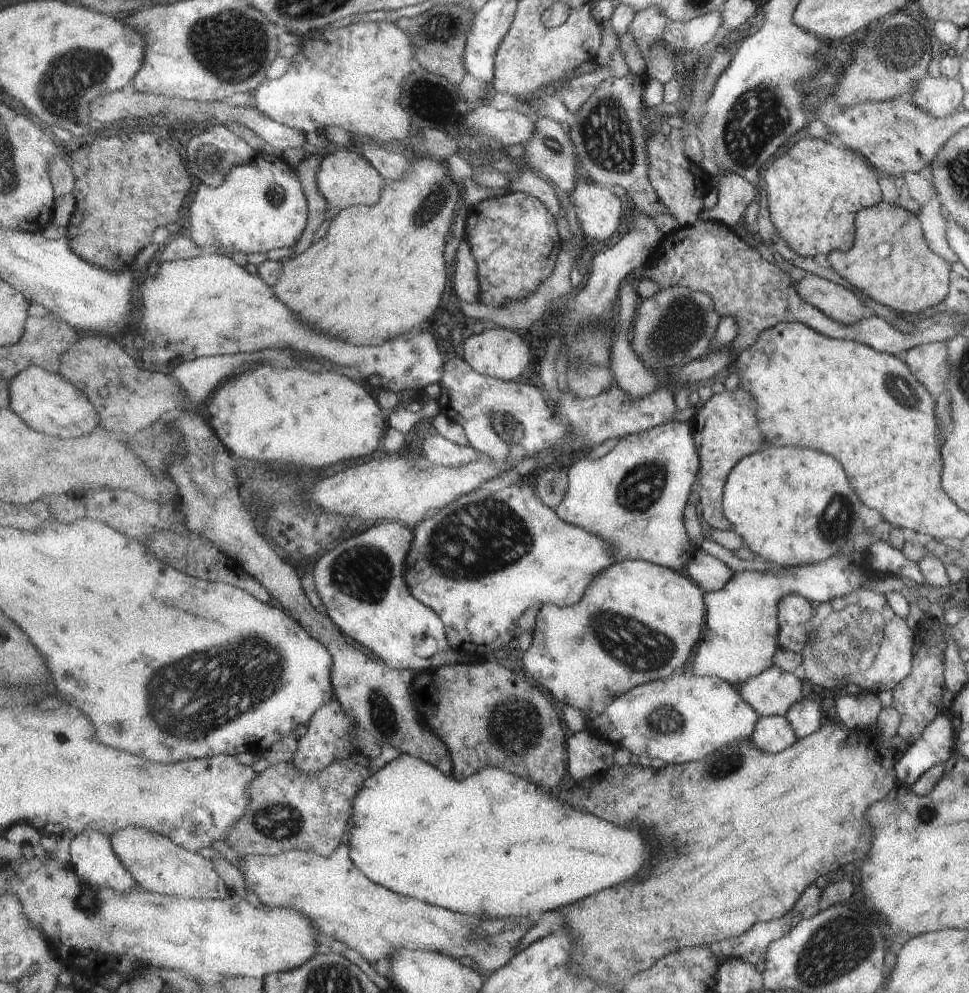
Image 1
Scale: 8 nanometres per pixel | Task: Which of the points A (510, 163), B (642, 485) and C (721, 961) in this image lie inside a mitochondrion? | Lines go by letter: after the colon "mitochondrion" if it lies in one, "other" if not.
A: other
B: mitochondrion
C: other

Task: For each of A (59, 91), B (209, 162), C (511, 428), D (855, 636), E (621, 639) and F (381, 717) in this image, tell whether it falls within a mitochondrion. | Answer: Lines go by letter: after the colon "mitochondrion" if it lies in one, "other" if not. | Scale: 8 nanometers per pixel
A: mitochondrion
B: mitochondrion
C: mitochondrion
D: mitochondrion
E: mitochondrion
F: mitochondrion

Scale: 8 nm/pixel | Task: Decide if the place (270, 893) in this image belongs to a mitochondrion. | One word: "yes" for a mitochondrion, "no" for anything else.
no

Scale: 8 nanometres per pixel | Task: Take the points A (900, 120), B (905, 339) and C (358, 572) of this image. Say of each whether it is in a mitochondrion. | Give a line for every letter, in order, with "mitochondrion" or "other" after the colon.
A: mitochondrion
B: other
C: mitochondrion

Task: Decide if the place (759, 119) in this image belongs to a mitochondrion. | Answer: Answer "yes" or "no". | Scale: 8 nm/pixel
yes

